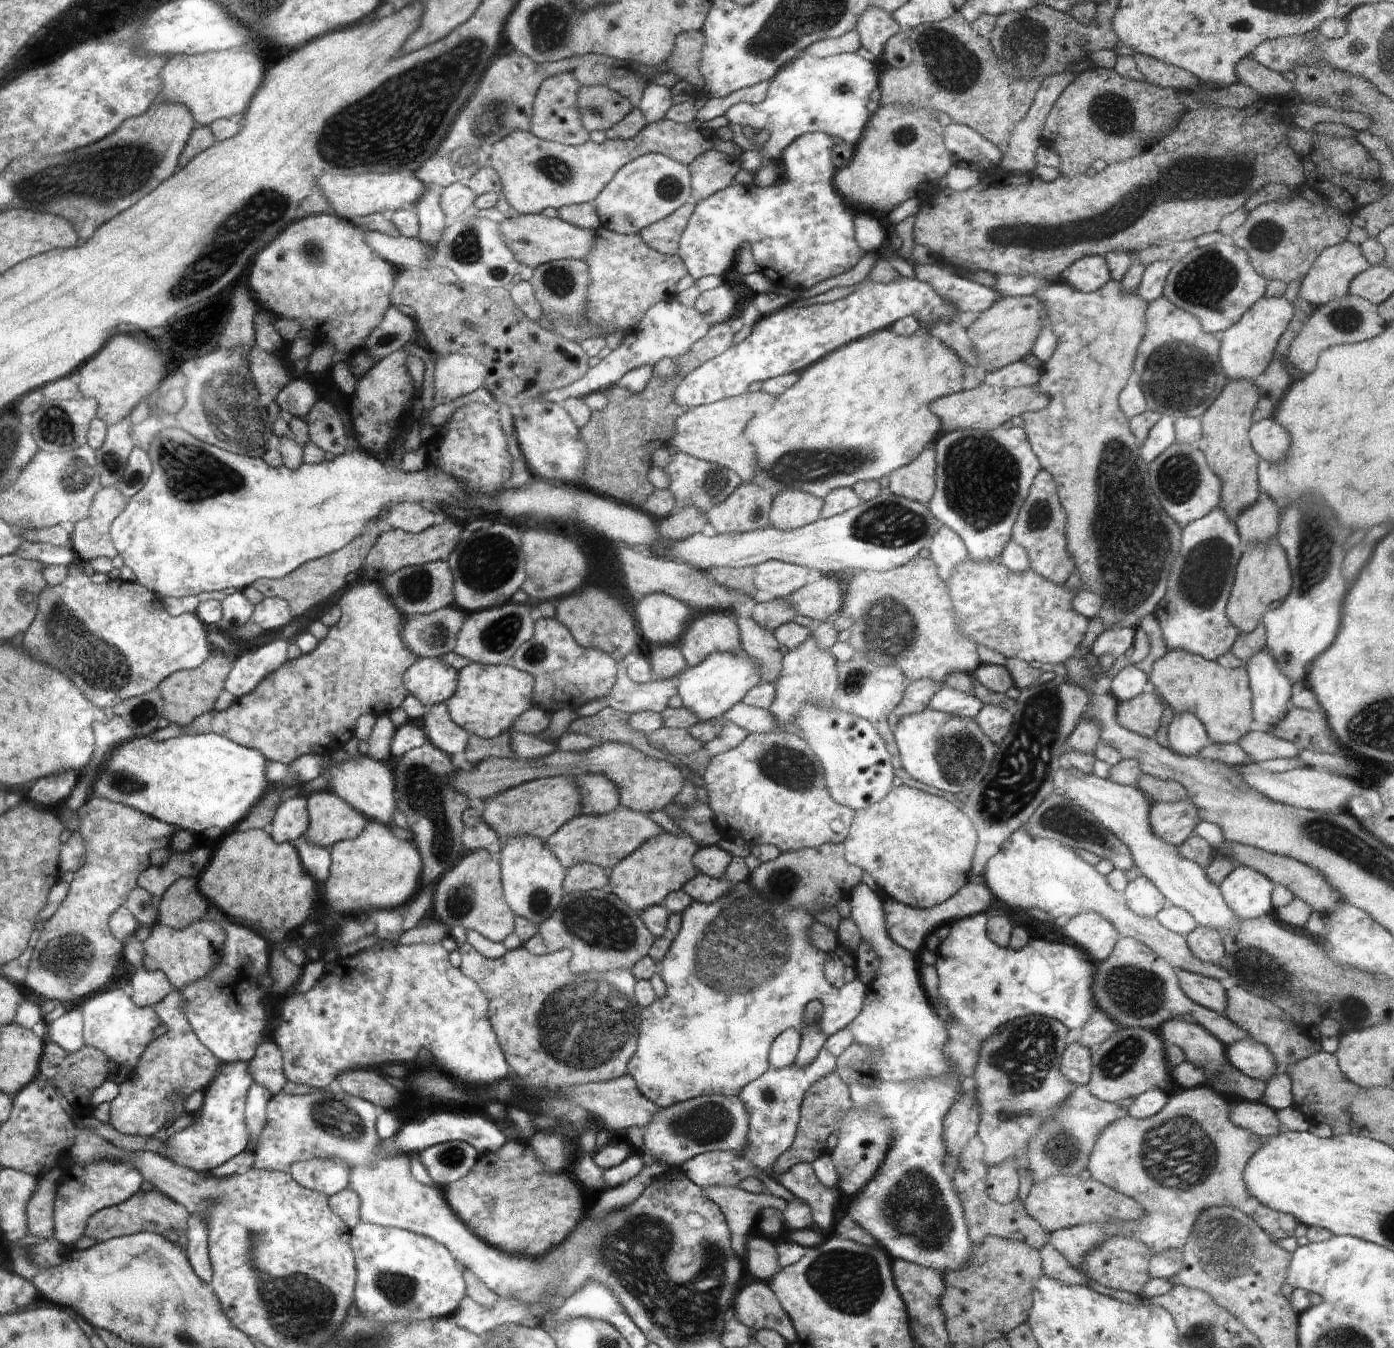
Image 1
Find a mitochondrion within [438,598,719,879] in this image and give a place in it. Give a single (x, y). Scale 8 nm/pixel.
(496, 636)

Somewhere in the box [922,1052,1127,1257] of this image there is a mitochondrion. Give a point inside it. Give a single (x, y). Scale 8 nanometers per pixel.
(1062, 1150)

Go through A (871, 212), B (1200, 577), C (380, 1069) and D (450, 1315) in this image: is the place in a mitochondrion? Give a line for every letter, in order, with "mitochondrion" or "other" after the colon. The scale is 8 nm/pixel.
A: other
B: mitochondrion
C: other
D: other

